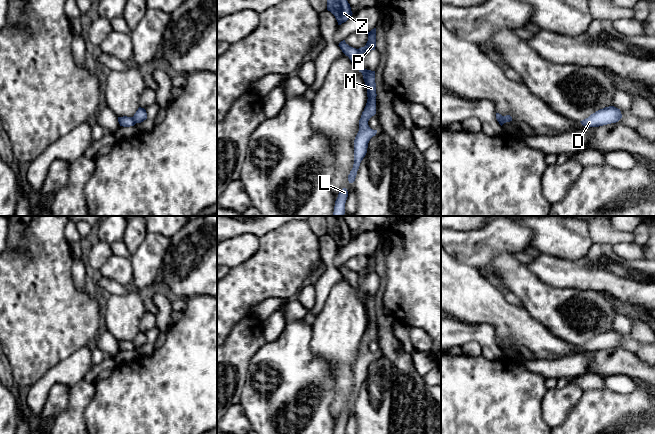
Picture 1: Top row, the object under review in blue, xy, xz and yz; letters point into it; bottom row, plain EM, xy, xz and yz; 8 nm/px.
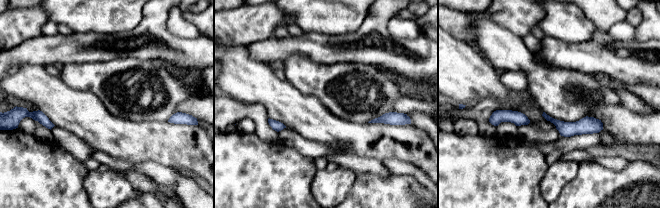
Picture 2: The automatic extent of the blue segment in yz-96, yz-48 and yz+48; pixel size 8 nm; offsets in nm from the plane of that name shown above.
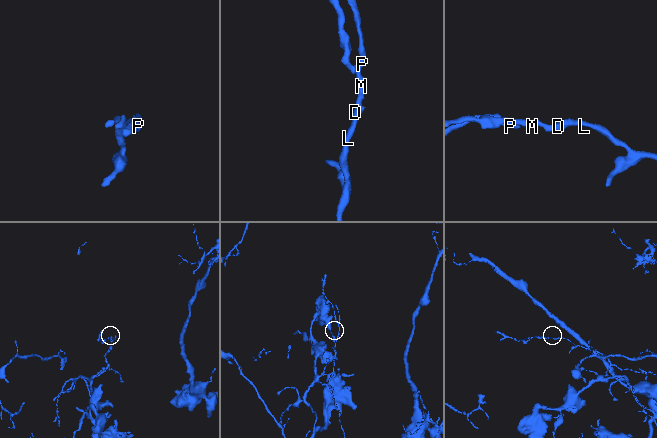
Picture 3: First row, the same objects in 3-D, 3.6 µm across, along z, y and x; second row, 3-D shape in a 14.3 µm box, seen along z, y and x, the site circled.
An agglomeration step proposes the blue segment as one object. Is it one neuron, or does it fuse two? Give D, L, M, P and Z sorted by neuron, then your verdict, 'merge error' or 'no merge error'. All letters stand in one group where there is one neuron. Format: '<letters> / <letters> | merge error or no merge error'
D L M P / Z | merge error

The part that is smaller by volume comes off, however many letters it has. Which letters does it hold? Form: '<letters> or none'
Z

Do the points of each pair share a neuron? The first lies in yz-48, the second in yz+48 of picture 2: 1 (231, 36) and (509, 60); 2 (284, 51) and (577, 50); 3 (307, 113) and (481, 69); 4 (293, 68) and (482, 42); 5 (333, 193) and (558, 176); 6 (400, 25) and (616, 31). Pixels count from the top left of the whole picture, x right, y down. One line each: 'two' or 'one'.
1: two
2: one
3: one
4: one
5: one
6: one

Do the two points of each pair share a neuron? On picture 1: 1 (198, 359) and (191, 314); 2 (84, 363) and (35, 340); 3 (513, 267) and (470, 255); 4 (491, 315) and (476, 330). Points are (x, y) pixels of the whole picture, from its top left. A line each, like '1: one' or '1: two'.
1: one
2: two
3: two
4: two

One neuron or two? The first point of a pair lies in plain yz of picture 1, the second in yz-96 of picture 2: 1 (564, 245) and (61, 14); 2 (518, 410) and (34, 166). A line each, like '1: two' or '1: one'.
1: one
2: one

